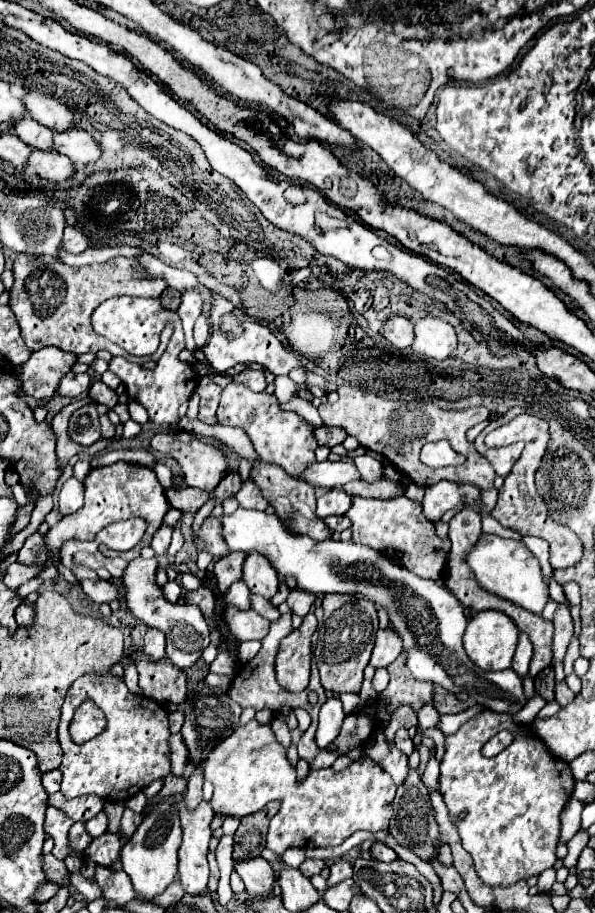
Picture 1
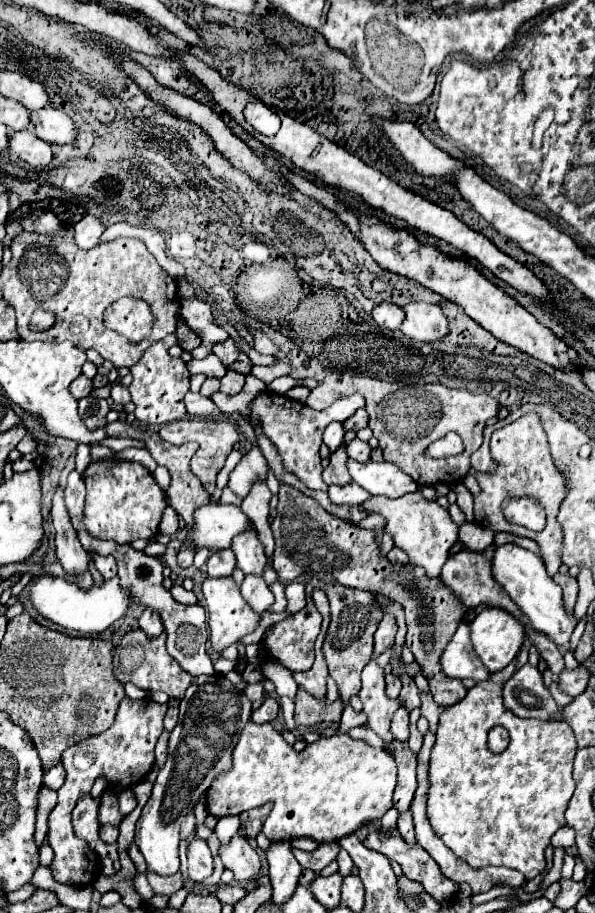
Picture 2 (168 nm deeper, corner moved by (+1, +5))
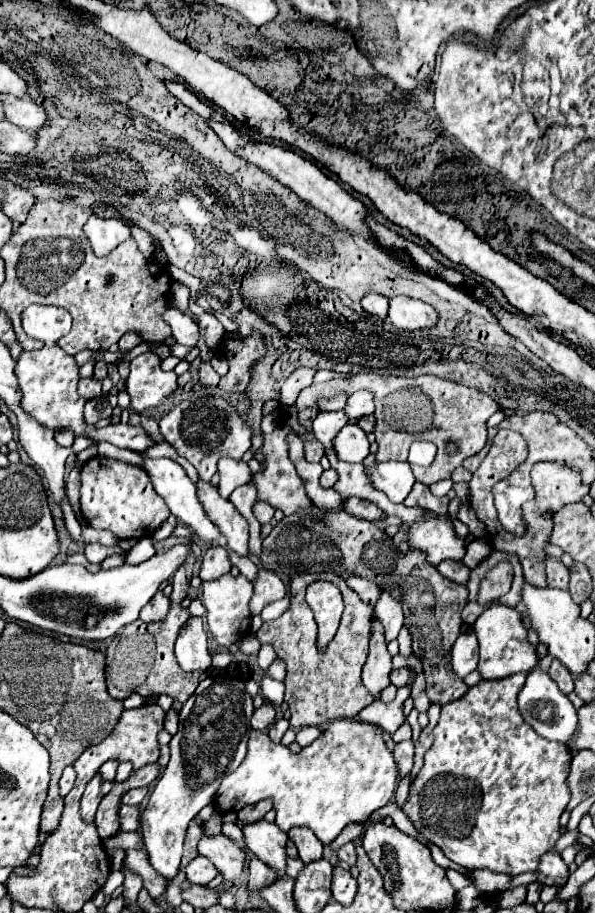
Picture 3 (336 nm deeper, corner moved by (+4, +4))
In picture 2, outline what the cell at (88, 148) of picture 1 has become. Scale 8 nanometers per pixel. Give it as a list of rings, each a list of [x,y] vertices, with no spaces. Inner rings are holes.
[[[46,106],[38,112],[32,112],[32,122],[36,126],[38,138],[50,144],[74,144],[76,142],[76,124],[74,120],[58,108]]]

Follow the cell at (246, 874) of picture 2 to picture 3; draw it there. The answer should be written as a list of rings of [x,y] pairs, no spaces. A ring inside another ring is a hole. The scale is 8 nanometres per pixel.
[[[223,833],[213,837],[203,835],[199,841],[199,853],[215,863],[217,871],[223,875],[225,881],[233,881],[243,873],[245,853]]]

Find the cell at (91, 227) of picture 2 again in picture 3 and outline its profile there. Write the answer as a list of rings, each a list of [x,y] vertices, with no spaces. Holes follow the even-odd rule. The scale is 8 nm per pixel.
[[[97,215],[89,217],[89,221],[85,223],[83,229],[85,229],[85,235],[89,237],[91,247],[97,257],[109,255],[109,251],[113,251],[113,247],[117,247],[125,239],[133,237],[127,223],[123,223],[119,219],[99,219]]]

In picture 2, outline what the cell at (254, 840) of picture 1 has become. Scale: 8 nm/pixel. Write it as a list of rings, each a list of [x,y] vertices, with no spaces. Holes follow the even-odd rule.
[[[266,804],[266,806],[260,806],[260,808],[240,814],[242,826],[246,830],[246,838],[256,838],[262,832],[262,824],[264,824],[266,816],[270,814],[270,810],[272,810],[272,804]]]

